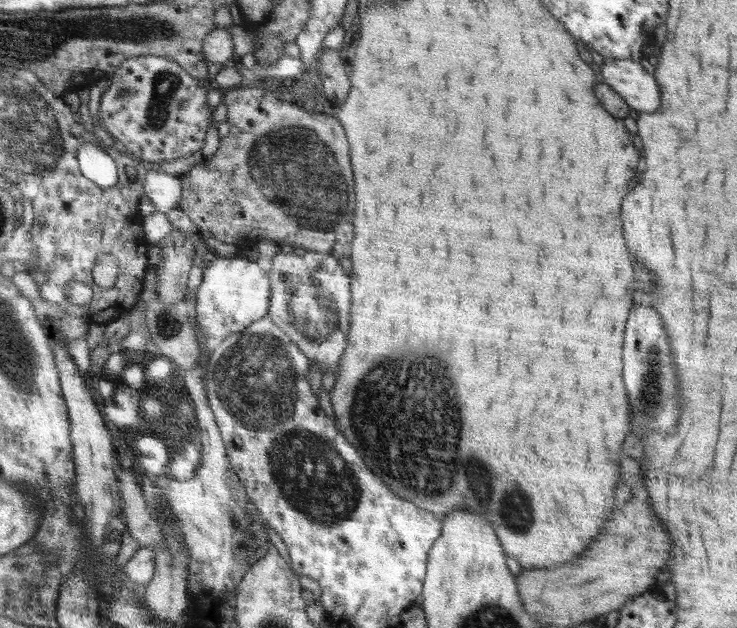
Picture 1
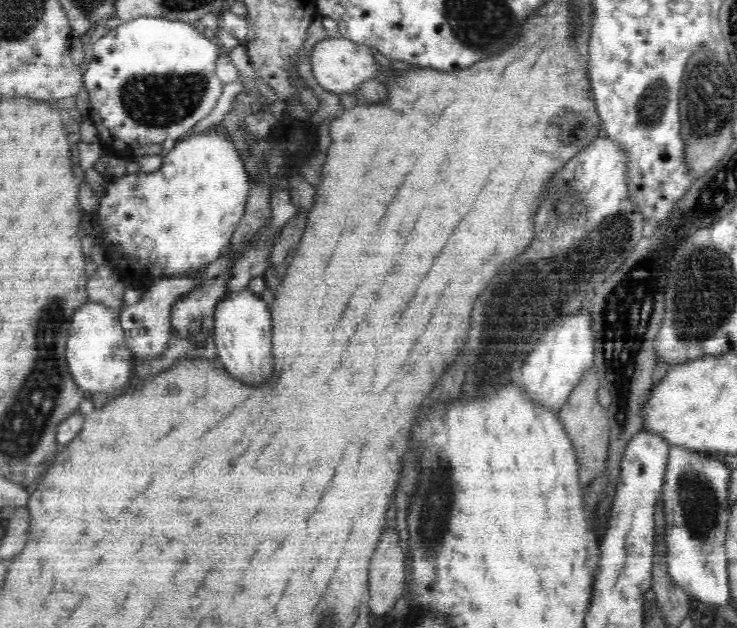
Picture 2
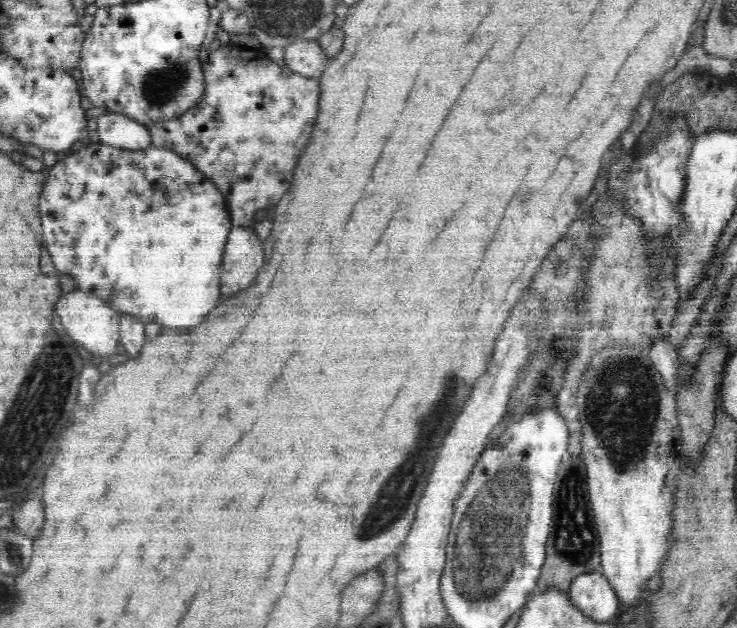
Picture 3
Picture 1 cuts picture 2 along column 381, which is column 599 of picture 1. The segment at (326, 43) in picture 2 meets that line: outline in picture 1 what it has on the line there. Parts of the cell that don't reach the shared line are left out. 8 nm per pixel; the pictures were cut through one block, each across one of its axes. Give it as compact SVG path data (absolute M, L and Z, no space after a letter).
M602 58L598 64L604 83L635 110L654 112L660 106L660 90L652 74L632 59Z

